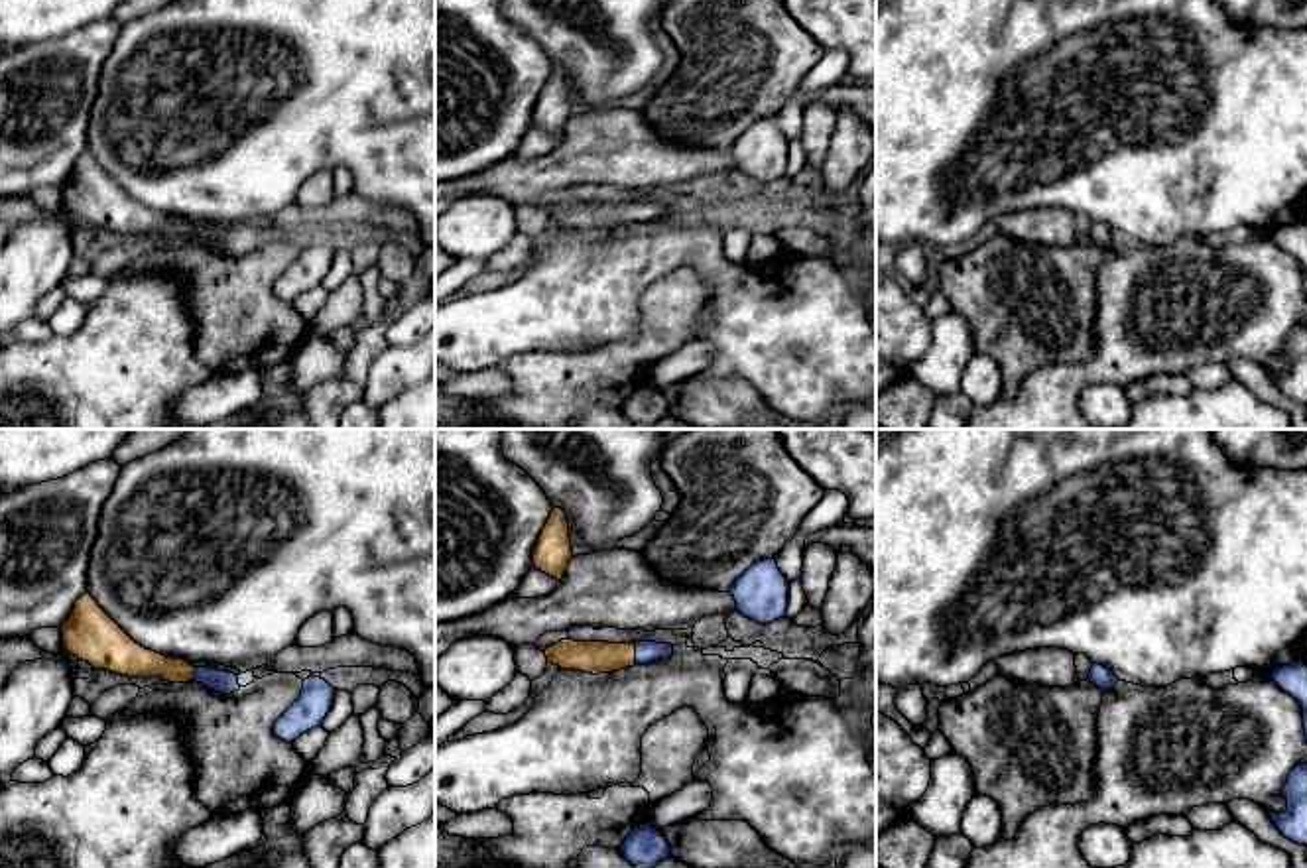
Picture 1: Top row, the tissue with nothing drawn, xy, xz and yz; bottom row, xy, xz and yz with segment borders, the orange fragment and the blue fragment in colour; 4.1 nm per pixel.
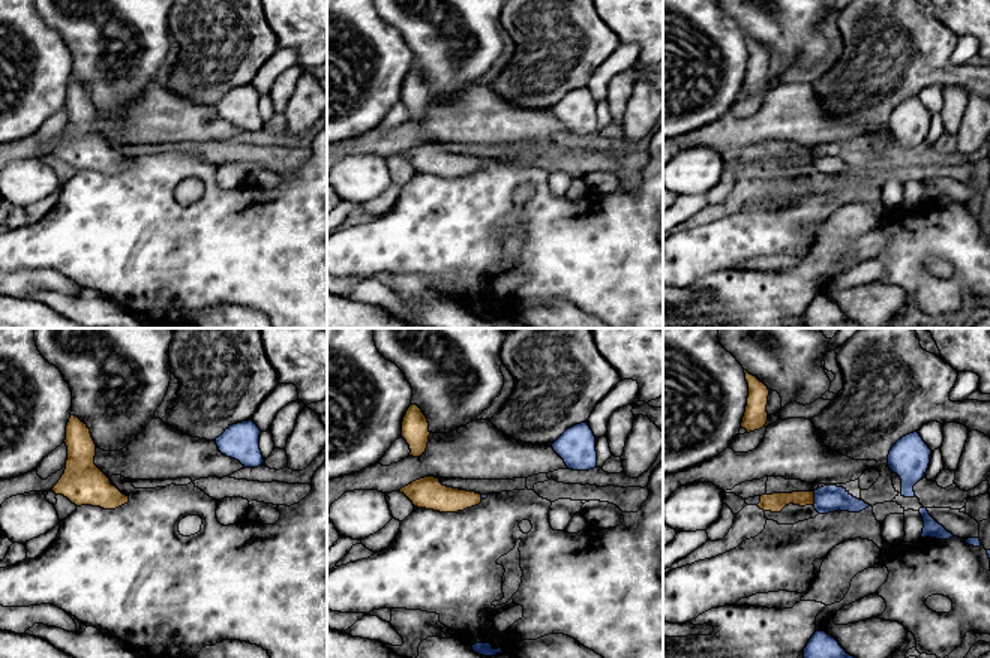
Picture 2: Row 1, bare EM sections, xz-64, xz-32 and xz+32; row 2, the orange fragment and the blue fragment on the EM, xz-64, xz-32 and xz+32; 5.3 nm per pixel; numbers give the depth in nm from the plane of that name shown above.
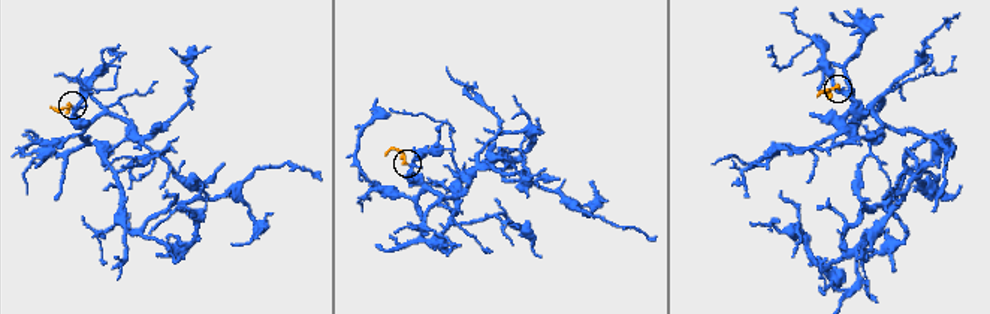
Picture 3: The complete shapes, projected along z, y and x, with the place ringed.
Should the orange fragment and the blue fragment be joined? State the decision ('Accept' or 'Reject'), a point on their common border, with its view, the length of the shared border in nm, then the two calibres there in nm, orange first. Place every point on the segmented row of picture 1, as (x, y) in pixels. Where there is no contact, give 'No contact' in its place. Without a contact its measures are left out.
Accept. Touches orange at xz (634, 654). Shared border 90 nm. Thickness 130 nm (orange) against 90 nm

